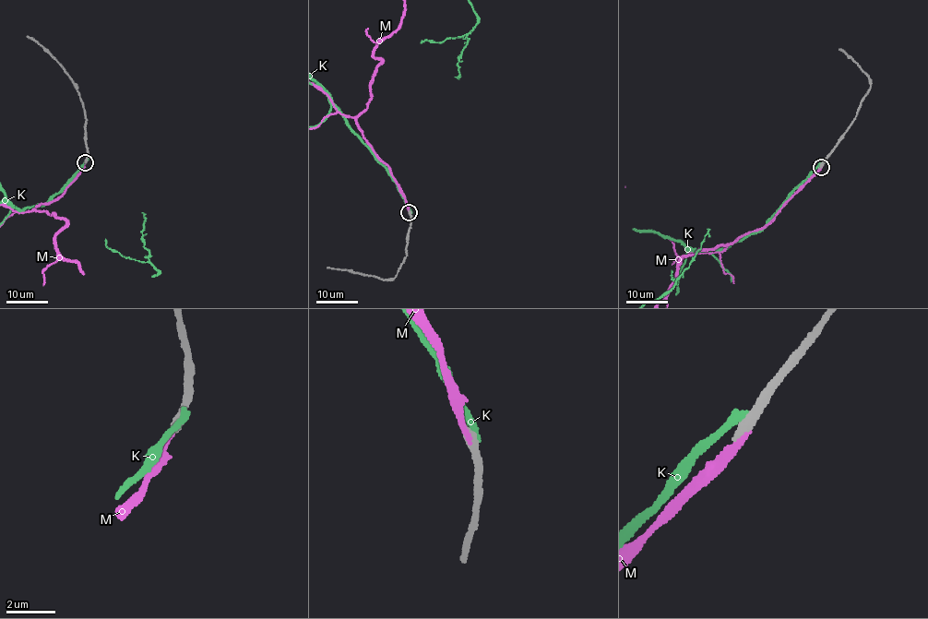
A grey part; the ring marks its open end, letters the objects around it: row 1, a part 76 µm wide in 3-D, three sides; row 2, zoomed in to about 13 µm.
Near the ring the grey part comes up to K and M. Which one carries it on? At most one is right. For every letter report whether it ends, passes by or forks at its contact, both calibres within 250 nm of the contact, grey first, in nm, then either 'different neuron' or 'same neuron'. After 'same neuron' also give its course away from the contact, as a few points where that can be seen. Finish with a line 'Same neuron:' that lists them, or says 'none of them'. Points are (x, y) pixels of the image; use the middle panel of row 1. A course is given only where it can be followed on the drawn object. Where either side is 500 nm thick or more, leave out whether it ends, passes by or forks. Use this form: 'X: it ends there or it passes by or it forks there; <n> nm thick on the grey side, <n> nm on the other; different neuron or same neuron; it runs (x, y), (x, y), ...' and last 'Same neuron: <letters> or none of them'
K: 550 nm thick on the grey side, 340 nm on the other; different neuron
M: it ends there; 480 nm thick on the grey side, 260 nm on the other; same neuron
Same neuron: M

